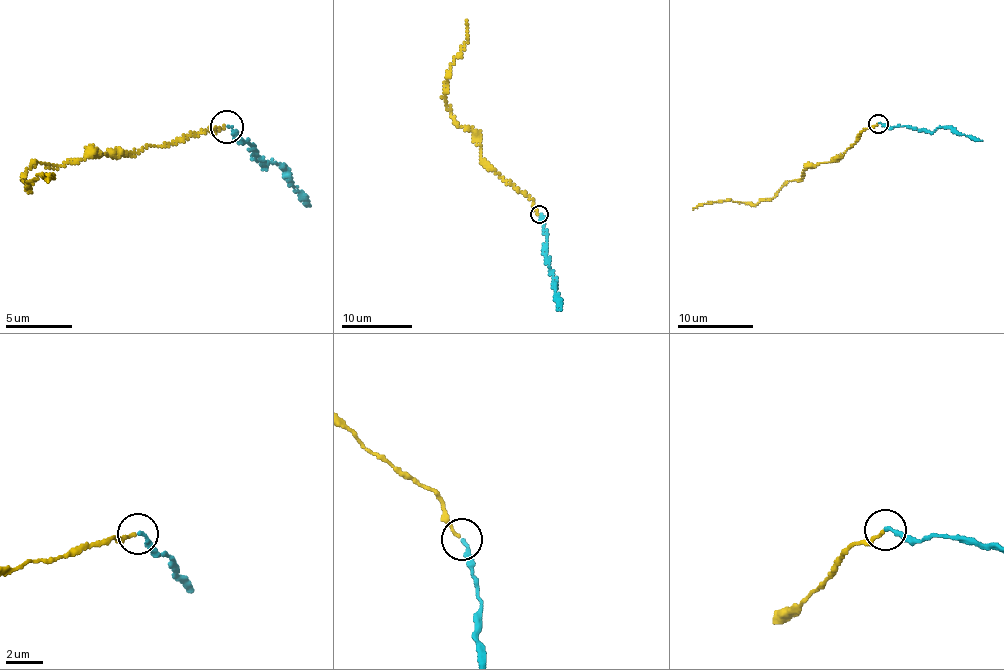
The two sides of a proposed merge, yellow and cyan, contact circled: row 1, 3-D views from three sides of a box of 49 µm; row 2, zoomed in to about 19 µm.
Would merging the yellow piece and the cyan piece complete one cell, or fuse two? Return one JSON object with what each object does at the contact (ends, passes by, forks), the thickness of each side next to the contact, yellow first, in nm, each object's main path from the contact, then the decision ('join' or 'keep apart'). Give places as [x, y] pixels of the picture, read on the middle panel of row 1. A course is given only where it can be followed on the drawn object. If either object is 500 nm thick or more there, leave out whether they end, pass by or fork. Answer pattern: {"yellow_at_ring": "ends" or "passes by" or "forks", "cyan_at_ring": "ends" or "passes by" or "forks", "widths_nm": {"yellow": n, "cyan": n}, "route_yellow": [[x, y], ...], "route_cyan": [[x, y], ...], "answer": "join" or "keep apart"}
{"yellow_at_ring": "ends", "cyan_at_ring": "ends", "widths_nm": {"yellow": 190, "cyan": 220}, "route_yellow": [[538, 213], [532, 199], [481, 156], [475, 133], [460, 126], [445, 102], [450, 65], [466, 39], [467, 21]], "route_cyan": [[540, 215], [548, 239], [545, 254], [560, 310]], "answer": "join"}

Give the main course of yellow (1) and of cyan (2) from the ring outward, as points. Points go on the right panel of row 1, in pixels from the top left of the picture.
1: (877, 123), (773, 197), (693, 209)
2: (878, 123), (930, 132), (938, 127), (954, 128), (982, 140)

